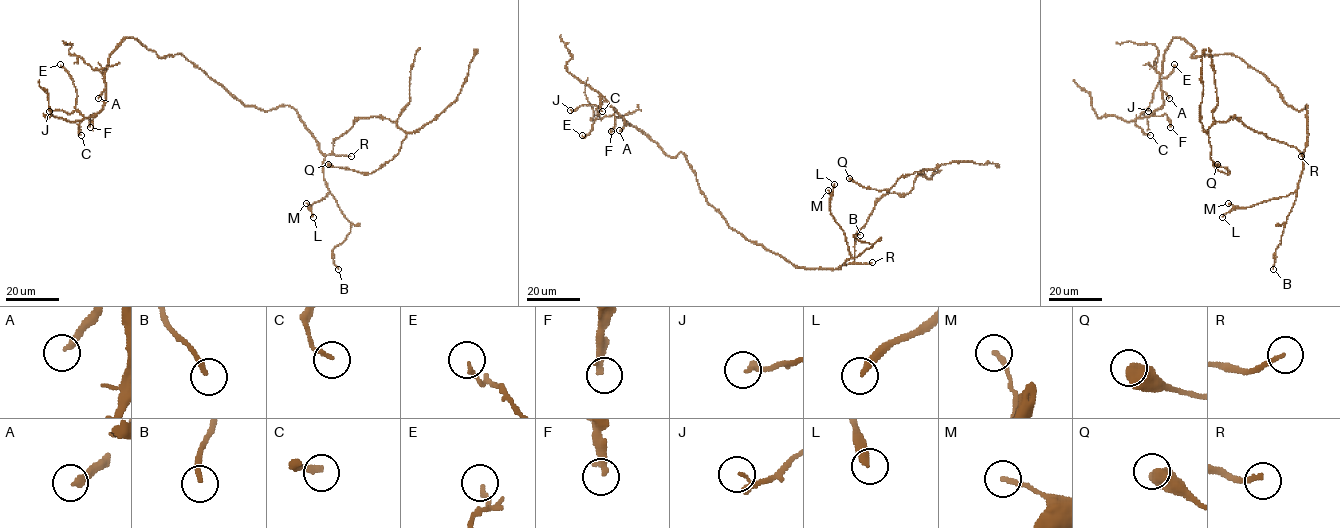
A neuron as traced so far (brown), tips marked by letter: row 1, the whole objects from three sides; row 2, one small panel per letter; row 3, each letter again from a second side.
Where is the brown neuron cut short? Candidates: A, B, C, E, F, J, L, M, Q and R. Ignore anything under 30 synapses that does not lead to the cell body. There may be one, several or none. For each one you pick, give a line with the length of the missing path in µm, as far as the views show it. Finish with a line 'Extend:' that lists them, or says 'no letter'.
L: about 70 µm are missing
R: about 90 µm are missing
Extend: L, R

